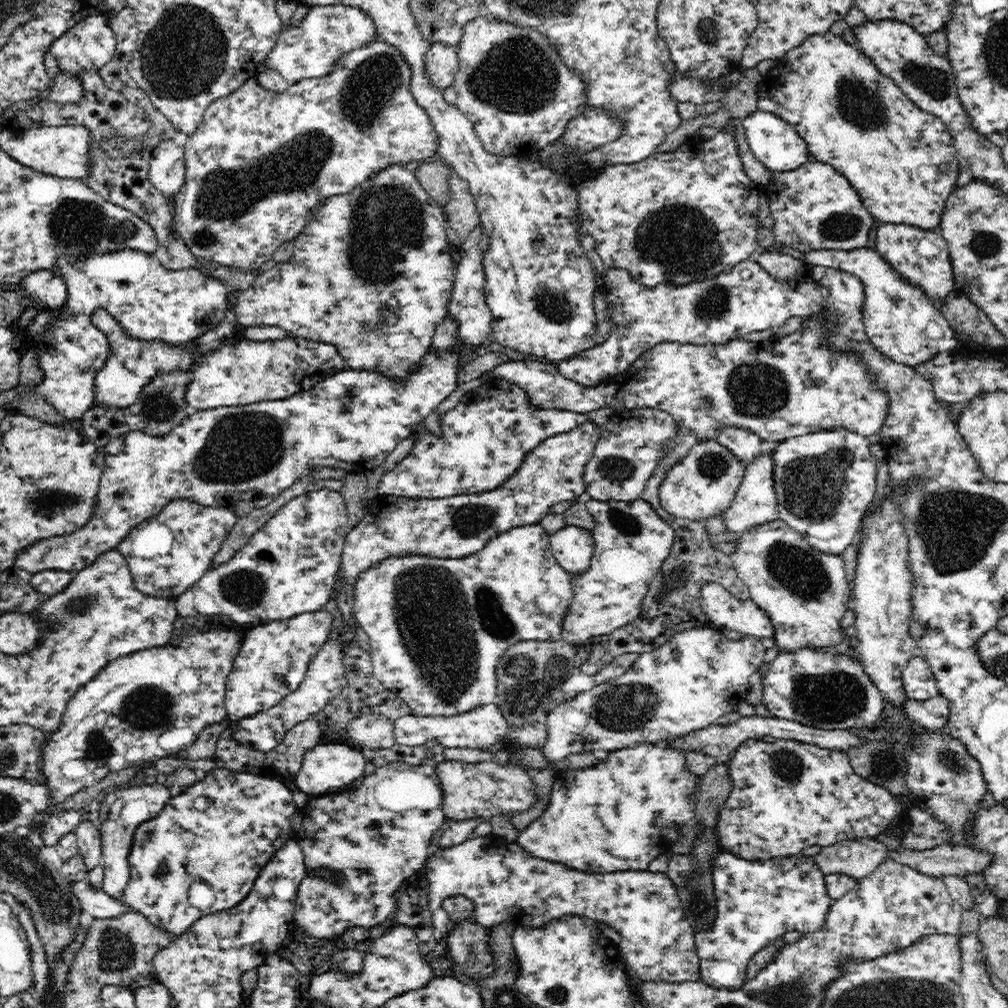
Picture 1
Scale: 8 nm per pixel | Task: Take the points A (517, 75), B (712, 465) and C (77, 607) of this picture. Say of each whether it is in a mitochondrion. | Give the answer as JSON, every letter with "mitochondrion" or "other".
{"A":"mitochondrion","B":"mitochondrion","C":"mitochondrion"}

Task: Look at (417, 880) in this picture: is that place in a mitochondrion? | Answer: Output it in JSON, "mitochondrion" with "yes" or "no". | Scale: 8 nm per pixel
{"mitochondrion":"no"}

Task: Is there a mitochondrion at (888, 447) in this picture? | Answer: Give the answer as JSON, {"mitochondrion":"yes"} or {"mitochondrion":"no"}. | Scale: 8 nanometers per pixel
{"mitochondrion":"no"}

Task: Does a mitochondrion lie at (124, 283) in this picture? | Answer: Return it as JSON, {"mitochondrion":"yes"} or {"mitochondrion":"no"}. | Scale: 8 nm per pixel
{"mitochondrion":"yes"}

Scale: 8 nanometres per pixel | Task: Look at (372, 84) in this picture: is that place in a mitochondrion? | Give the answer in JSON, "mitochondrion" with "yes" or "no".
{"mitochondrion":"yes"}

